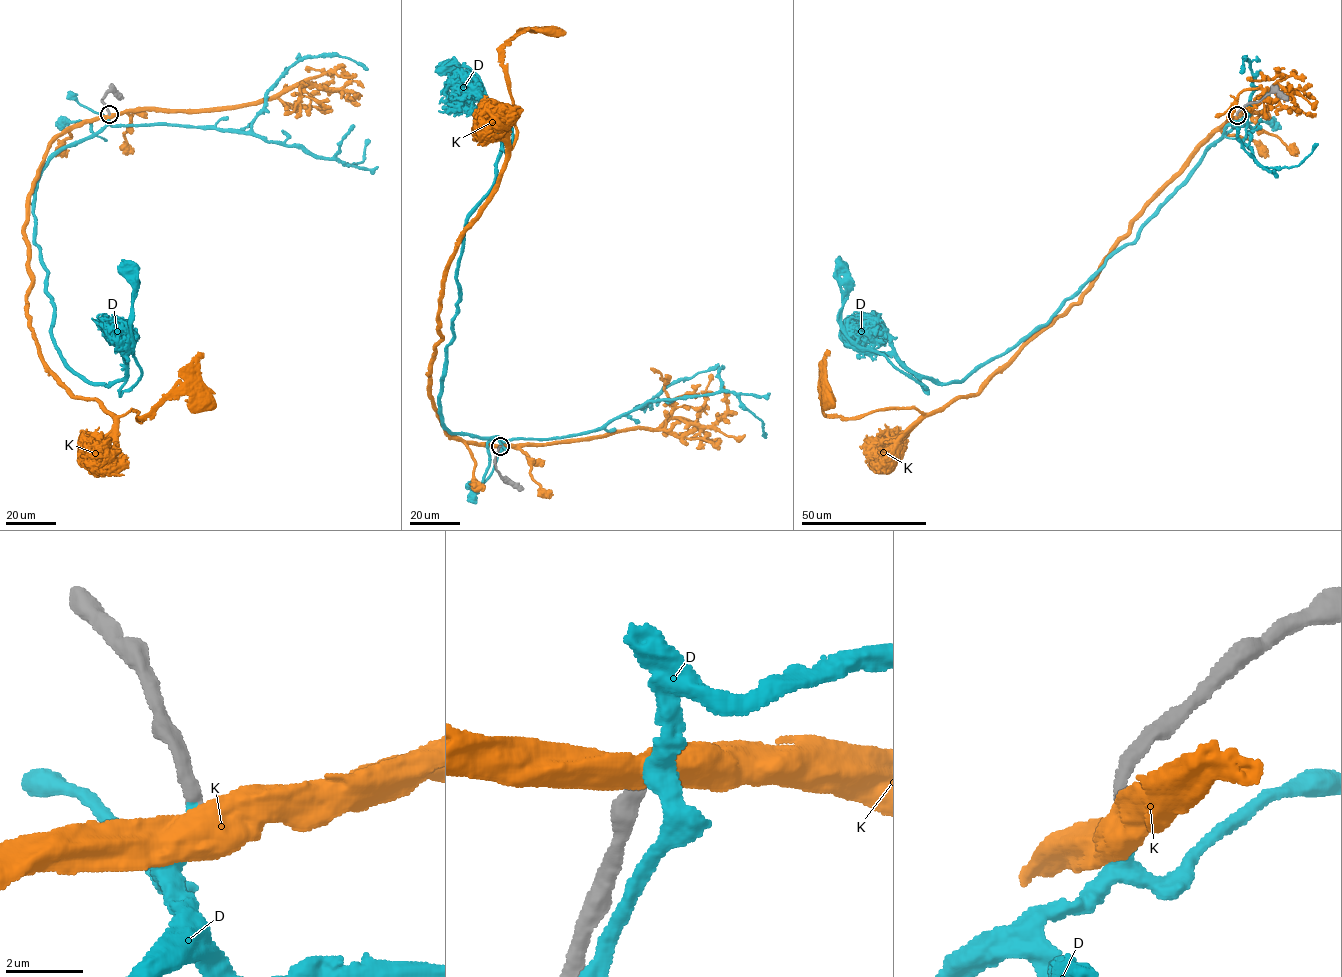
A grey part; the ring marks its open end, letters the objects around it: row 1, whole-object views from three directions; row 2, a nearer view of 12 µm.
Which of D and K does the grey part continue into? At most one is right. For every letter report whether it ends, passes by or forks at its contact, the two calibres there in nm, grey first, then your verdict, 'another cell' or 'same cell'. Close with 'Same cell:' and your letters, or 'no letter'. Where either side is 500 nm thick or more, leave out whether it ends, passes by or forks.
D: it ends | 360/280 nm | same cell
K: 360/800 nm | another cell
Same cell: D

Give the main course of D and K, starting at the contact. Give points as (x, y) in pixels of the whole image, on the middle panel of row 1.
D: (501, 446), (497, 437), (449, 432), (441, 413), (467, 215), (493, 183), (501, 142), (479, 77), (447, 67)
K: (501, 446), (451, 437), (428, 375), (455, 243), (480, 214), (515, 138), (502, 49), (529, 29), (551, 32)

